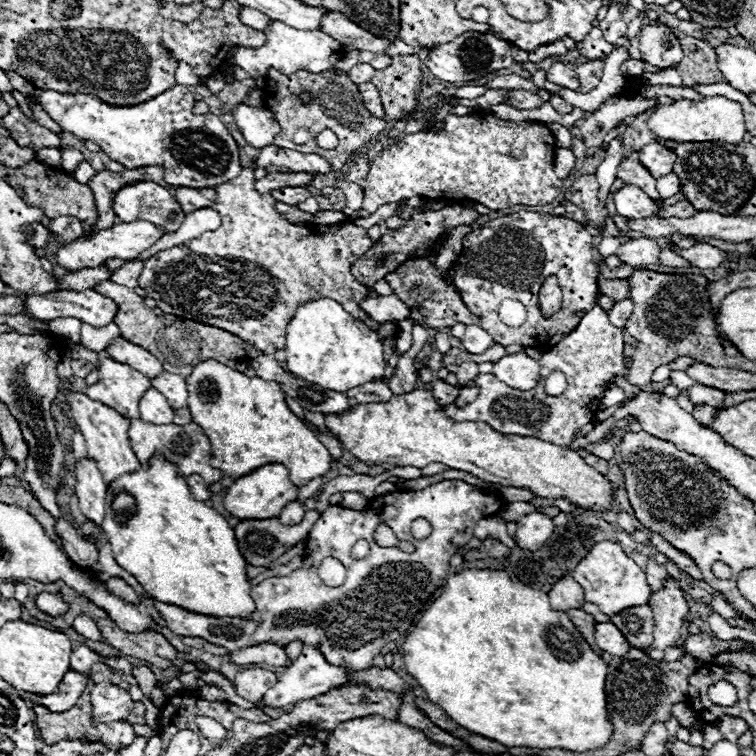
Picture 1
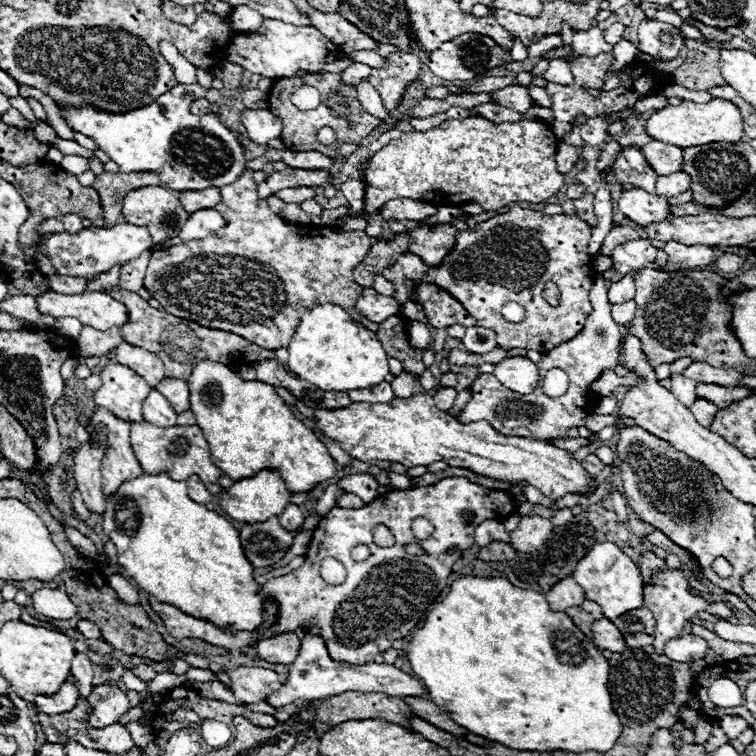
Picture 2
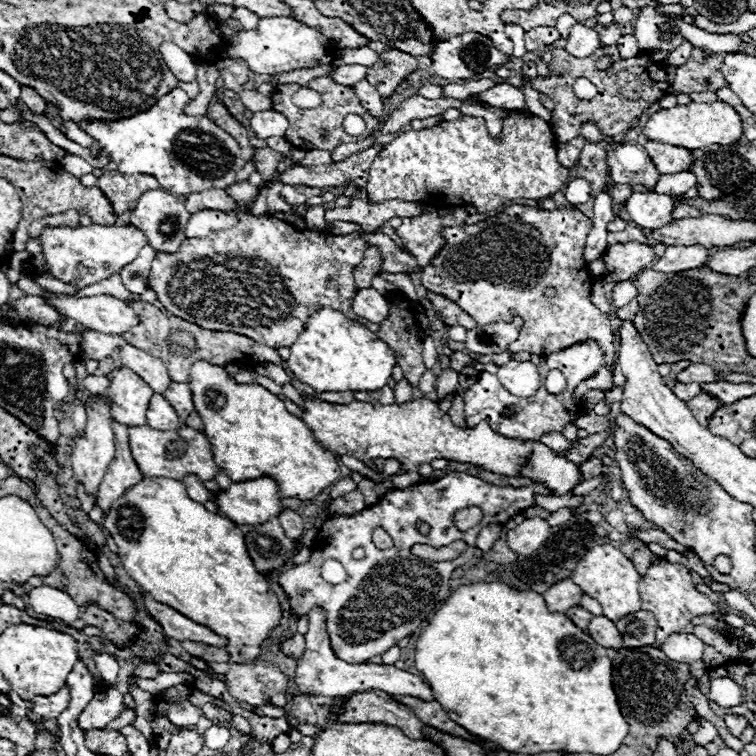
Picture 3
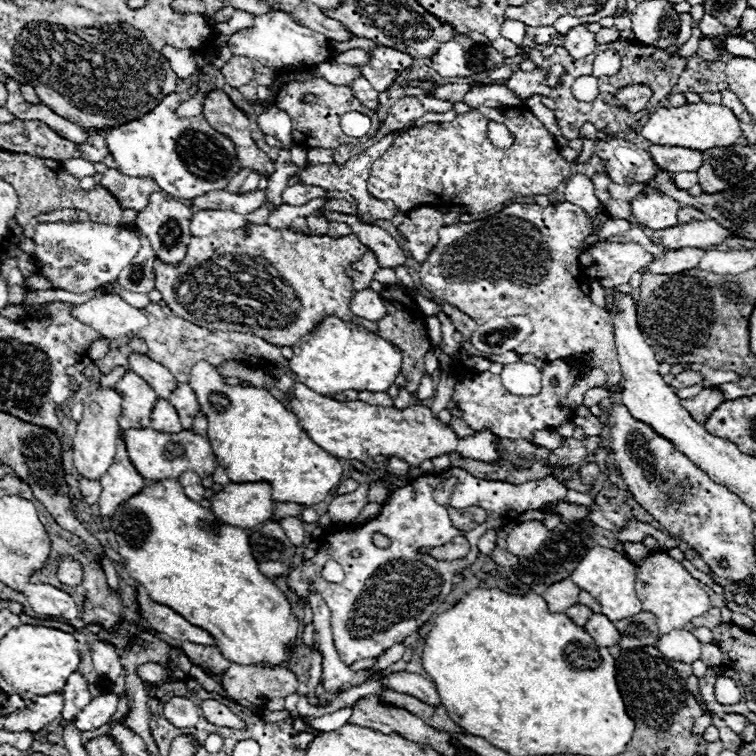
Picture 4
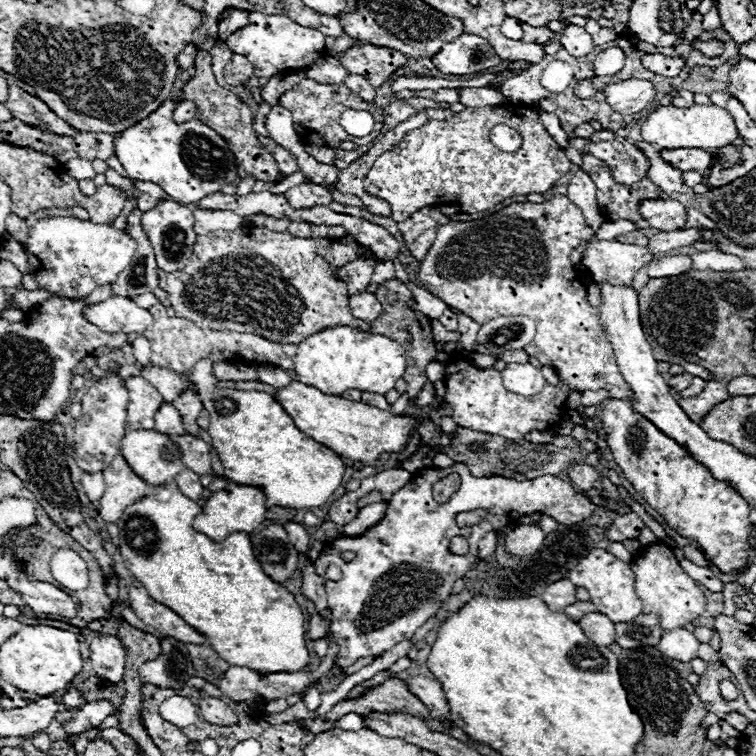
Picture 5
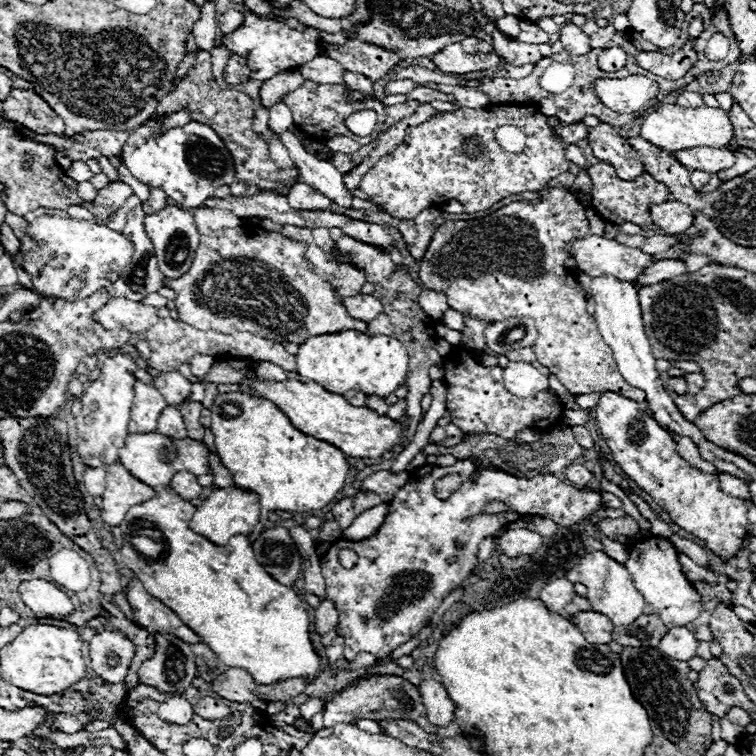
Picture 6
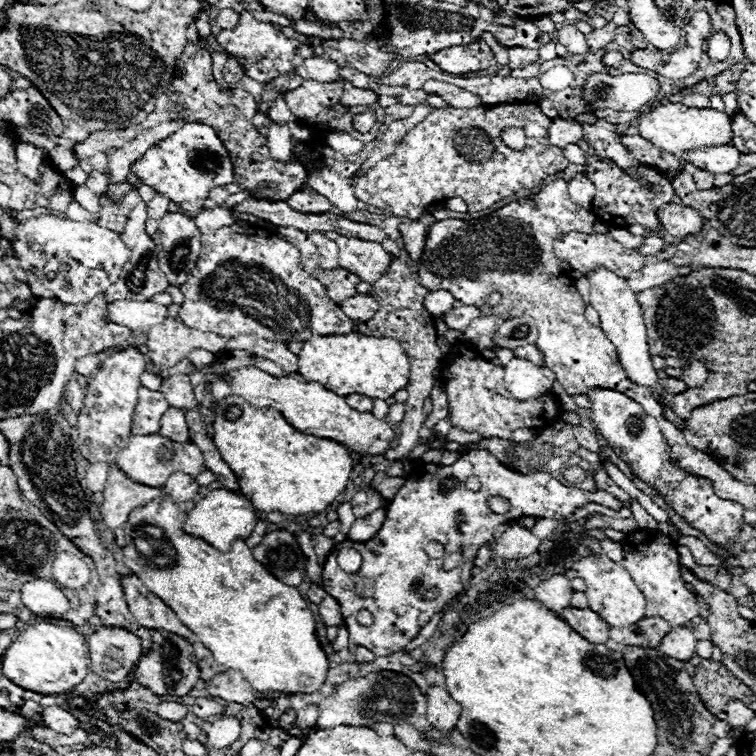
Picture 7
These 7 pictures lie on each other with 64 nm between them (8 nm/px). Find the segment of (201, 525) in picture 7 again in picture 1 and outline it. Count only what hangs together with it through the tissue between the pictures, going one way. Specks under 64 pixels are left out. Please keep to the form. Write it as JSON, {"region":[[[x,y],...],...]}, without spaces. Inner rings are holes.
{"region":[[[274,462],[274,464],[264,464],[260,470],[252,470],[250,474],[236,478],[234,484],[226,490],[224,508],[238,520],[266,520],[278,516],[288,502],[296,500],[296,496],[298,496],[298,486],[290,482],[288,468],[280,462]]]}

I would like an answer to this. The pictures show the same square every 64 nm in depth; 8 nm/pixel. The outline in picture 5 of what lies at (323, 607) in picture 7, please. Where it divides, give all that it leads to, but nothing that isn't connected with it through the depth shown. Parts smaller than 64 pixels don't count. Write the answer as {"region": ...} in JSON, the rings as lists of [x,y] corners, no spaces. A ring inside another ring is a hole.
{"region":[[[314,614],[310,620],[308,620],[308,638],[310,640],[318,640],[318,638],[322,638],[326,634],[326,622],[318,616],[318,614]]]}

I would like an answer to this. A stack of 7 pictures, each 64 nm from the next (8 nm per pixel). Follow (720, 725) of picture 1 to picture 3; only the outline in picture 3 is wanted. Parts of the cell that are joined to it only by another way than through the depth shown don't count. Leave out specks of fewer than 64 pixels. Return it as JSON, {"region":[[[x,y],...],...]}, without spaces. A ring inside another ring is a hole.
{"region":[[[732,714],[724,716],[724,722],[726,722],[728,730],[730,730],[734,736],[740,736],[740,734],[744,732],[744,728],[748,726],[748,722],[746,722],[744,718],[740,718],[740,716],[732,716]]]}

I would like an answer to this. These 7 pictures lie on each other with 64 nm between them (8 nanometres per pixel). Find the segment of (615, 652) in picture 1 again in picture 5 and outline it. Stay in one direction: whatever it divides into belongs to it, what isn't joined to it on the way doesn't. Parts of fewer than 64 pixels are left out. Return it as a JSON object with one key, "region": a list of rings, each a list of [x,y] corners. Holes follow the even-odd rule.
{"region":[[[590,612],[586,614],[580,622],[580,628],[584,630],[584,634],[598,646],[610,646],[616,642],[616,630],[614,630],[614,622],[608,620],[608,616],[600,614],[600,612]]]}

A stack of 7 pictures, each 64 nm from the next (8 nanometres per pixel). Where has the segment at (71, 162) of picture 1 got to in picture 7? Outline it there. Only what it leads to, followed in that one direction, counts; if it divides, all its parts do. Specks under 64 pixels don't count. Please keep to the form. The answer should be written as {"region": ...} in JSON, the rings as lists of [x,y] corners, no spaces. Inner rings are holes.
{"region":[[[76,164],[72,170],[64,172],[64,176],[66,176],[68,180],[72,180],[76,186],[80,186],[80,184],[84,184],[84,182],[88,180],[88,172],[86,172],[86,170],[82,170],[78,164]]]}

